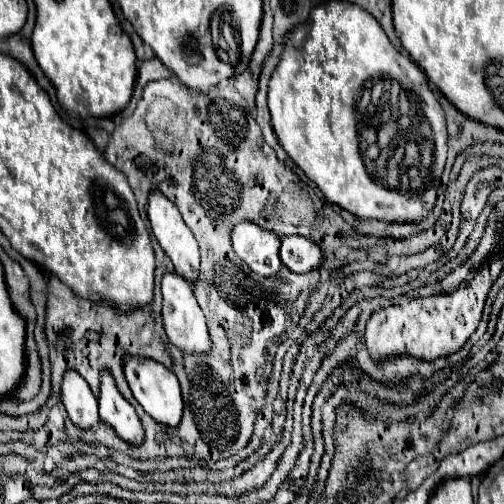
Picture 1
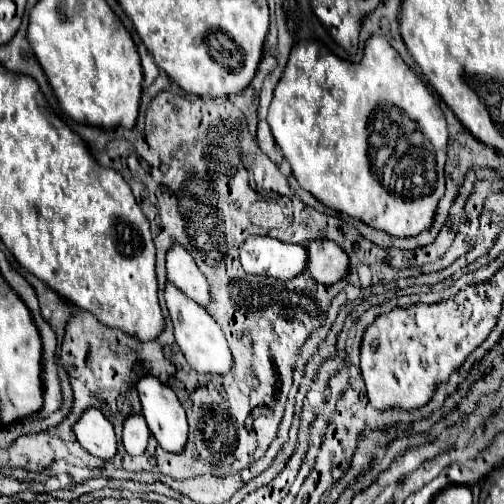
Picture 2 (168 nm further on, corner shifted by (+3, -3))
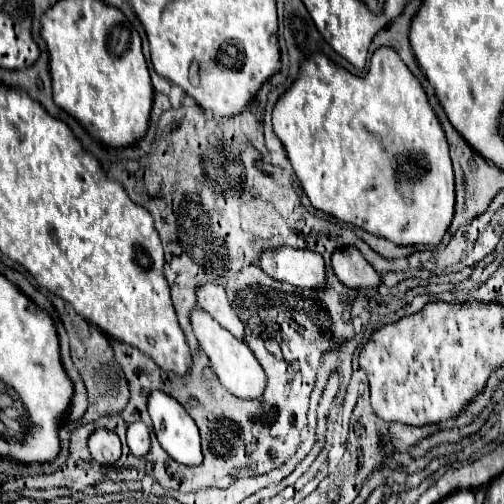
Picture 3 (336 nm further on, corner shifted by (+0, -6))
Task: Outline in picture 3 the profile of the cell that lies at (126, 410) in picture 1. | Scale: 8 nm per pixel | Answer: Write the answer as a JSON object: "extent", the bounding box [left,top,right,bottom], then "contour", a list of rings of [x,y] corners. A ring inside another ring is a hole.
{"extent":[126,421,150,457],"contour":[[[144,421],[130,423],[128,433],[126,433],[126,443],[128,443],[132,455],[136,455],[136,457],[142,457],[142,455],[148,453],[148,449],[150,449],[150,431],[144,425]]]}

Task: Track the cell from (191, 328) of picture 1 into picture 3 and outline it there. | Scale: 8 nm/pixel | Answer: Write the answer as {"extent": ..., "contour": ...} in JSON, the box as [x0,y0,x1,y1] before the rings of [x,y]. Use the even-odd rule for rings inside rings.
{"extent":[190,309,266,399],"contour":[[[202,309],[192,311],[190,321],[192,321],[192,327],[194,327],[196,339],[204,347],[206,355],[212,359],[212,365],[214,365],[214,371],[216,371],[220,383],[236,397],[242,397],[242,399],[260,397],[264,393],[264,387],[266,387],[266,373],[264,373],[262,365],[258,363],[258,359],[254,357],[254,353],[250,351],[250,347],[244,341],[238,341],[228,329],[224,329],[218,321],[214,321]]]}

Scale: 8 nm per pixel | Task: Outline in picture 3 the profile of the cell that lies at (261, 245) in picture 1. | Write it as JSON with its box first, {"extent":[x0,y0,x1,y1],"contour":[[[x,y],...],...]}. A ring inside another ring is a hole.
{"extent":[260,247,326,289],"contour":[[[290,247],[266,251],[260,257],[260,267],[272,279],[286,281],[296,287],[306,289],[326,287],[326,263],[314,251],[300,251]]]}

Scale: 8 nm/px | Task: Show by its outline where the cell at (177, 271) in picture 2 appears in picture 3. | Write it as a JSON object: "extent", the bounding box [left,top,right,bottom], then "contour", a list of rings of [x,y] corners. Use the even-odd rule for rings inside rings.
{"extent":[196,283,244,339],"contour":[[[206,283],[204,287],[200,287],[200,291],[196,291],[196,297],[198,297],[198,305],[206,313],[210,313],[234,337],[244,339],[244,323],[238,319],[238,315],[230,307],[228,297],[226,297],[226,291],[220,285]]]}

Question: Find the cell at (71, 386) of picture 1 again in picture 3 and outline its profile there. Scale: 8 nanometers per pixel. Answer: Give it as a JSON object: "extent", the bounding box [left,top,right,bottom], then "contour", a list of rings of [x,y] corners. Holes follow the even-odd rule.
{"extent":[88,429,122,465],"contour":[[[96,429],[88,439],[88,447],[92,457],[102,465],[114,465],[122,455],[122,445],[118,435],[108,429]]]}

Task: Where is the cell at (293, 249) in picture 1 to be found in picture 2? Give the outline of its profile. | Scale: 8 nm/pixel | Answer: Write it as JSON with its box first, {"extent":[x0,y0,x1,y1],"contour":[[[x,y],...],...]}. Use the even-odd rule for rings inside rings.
{"extent":[305,240,349,284],"contour":[[[311,240],[305,246],[305,272],[321,284],[335,284],[349,270],[347,254],[331,240]]]}

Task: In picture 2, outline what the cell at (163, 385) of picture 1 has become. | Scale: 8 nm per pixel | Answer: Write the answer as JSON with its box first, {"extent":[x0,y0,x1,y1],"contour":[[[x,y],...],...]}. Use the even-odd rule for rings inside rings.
{"extent":[137,376,187,452],"contour":[[[143,376],[137,382],[137,394],[147,426],[157,442],[169,452],[181,452],[187,440],[187,420],[175,392],[159,378]]]}

